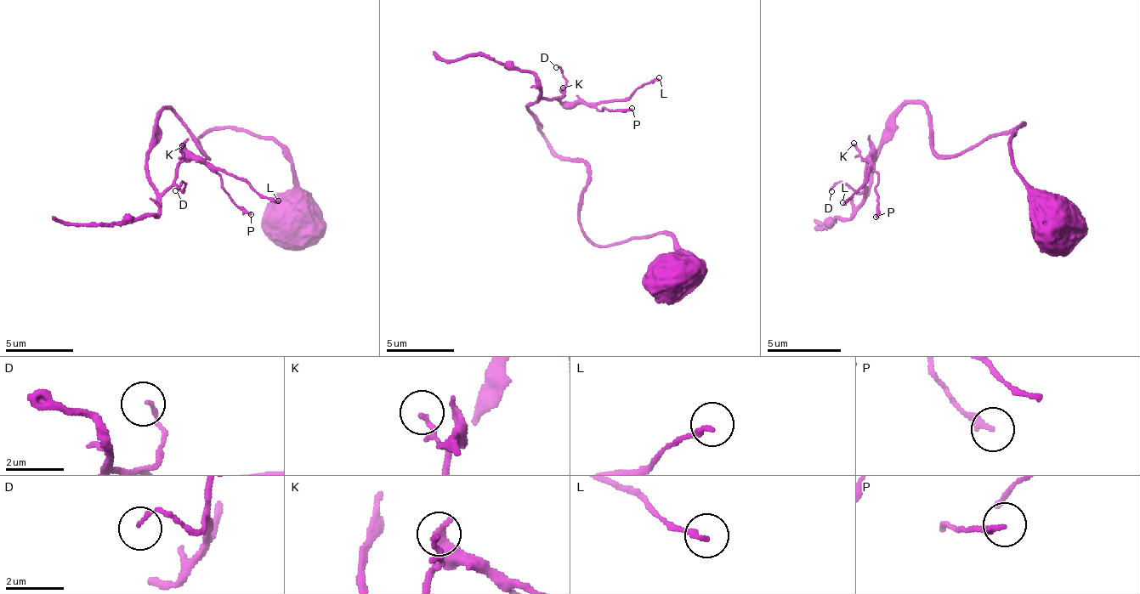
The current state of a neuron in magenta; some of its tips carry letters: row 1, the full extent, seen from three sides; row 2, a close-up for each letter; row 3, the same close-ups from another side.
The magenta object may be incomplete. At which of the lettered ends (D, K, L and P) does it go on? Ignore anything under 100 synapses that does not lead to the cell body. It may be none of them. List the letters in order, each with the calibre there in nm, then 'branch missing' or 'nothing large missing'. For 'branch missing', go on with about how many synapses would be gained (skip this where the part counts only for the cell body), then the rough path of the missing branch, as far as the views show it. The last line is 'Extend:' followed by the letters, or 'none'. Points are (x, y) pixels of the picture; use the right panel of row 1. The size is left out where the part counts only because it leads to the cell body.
D: 100 nm | nothing large missing
K: 90 nm | nothing large missing
L: 160 nm | nothing large missing
P: 220 nm | nothing large missing
Extend: none

